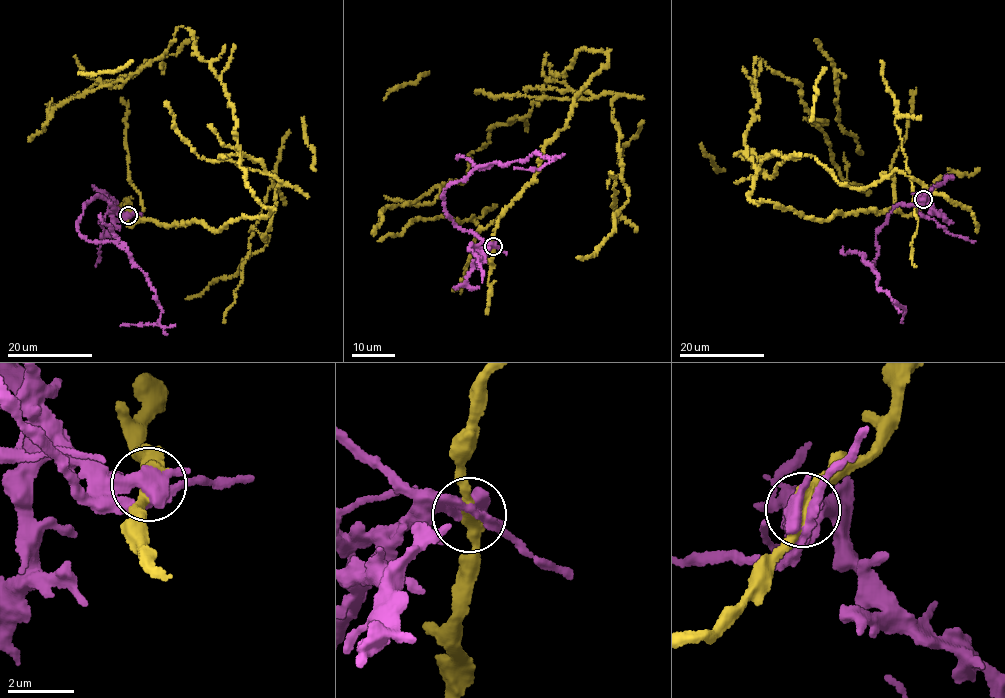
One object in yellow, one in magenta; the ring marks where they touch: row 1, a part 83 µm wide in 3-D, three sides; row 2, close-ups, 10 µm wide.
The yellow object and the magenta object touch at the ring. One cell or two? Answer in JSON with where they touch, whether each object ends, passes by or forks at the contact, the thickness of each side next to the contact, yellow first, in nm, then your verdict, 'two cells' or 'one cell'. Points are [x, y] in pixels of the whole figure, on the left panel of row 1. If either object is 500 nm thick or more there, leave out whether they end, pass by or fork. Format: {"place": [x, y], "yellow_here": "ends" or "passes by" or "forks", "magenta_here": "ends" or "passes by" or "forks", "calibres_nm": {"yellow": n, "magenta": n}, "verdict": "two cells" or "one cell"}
{"place": [128, 215], "yellow_here": "passes by", "magenta_here": "forks", "calibres_nm": {"yellow": 320, "magenta": 360}, "verdict": "two cells"}

